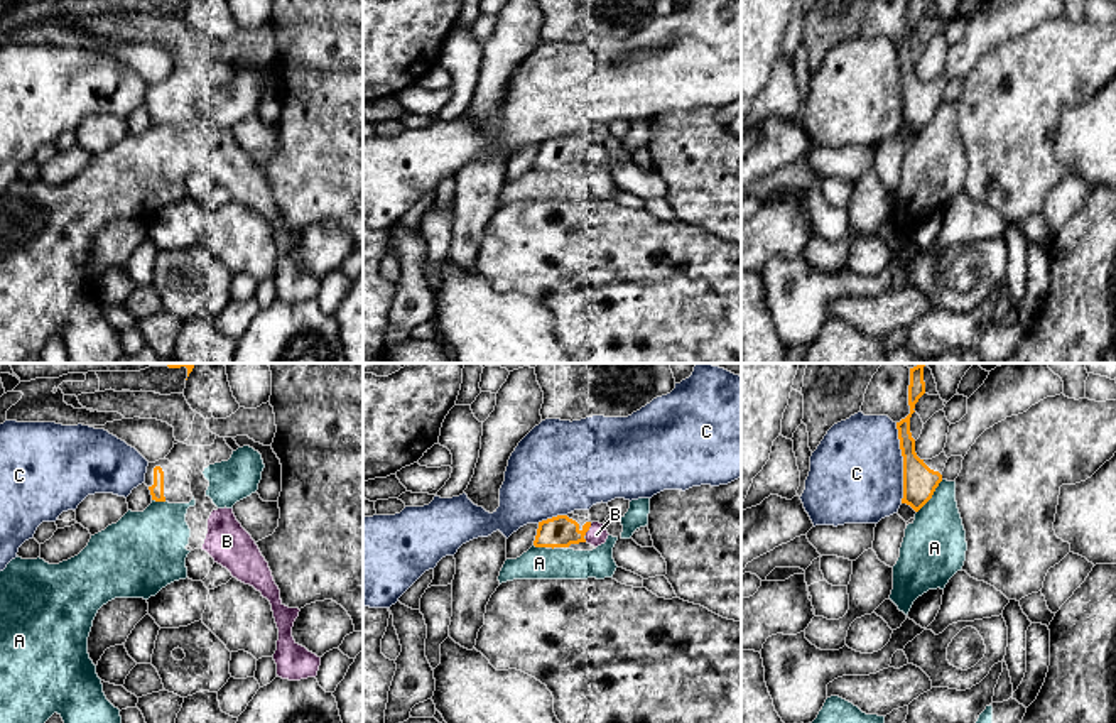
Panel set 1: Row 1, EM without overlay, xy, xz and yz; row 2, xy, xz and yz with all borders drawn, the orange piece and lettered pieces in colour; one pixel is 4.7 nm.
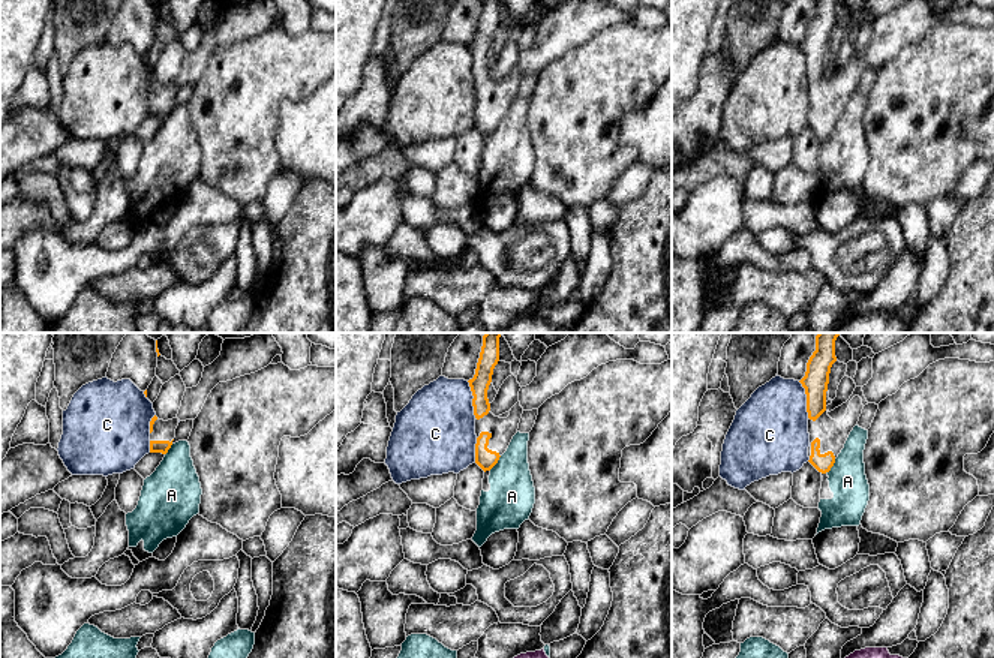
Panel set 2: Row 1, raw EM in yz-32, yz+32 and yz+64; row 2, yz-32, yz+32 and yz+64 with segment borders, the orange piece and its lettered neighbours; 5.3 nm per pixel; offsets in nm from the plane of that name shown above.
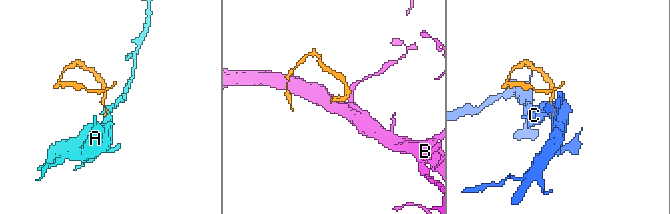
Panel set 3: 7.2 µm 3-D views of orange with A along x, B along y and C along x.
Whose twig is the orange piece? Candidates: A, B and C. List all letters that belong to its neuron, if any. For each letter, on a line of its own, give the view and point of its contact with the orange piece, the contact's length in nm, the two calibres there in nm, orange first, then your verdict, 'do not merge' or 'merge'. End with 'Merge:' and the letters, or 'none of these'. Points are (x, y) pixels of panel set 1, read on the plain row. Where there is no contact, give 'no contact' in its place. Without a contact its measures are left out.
A: contact yz (931, 119); length 200 nm; calibres 160 and 300 nm; do not merge
B: contact xz (588, 151); length 70 nm; calibres 150 and 90 nm; merge
C: contact yz (904, 85); length 380 nm; calibres 160 and 440 nm; do not merge
Merge: B

